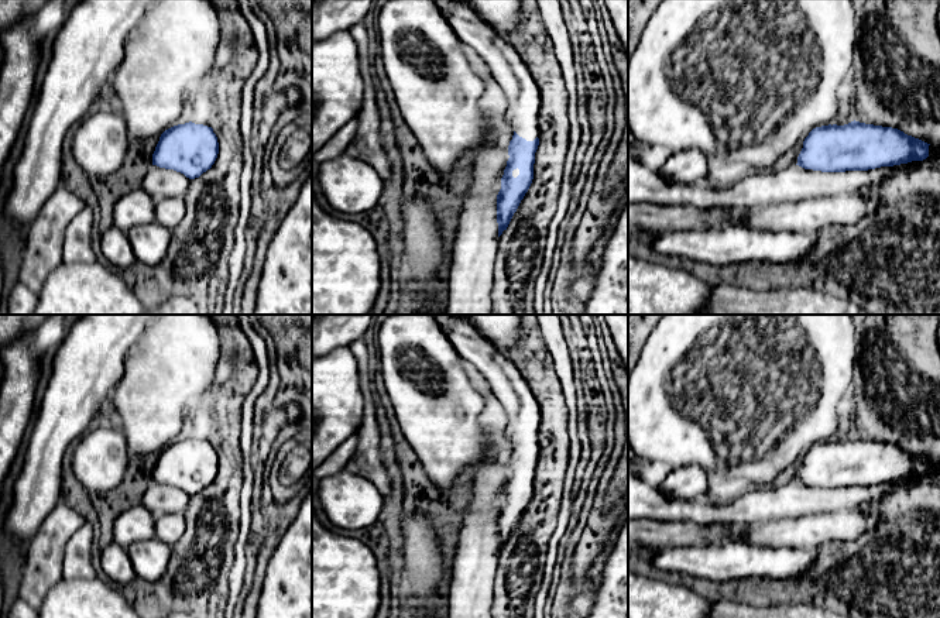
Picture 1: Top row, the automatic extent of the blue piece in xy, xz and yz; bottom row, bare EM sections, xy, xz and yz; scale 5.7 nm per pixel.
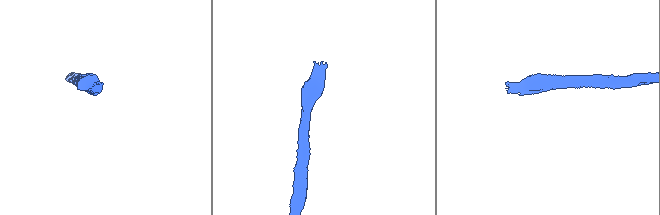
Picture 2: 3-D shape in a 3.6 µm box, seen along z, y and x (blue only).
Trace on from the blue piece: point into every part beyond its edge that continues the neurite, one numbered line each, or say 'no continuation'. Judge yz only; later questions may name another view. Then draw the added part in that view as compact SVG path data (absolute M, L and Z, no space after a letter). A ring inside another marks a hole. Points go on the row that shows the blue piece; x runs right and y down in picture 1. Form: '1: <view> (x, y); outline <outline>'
no continuation

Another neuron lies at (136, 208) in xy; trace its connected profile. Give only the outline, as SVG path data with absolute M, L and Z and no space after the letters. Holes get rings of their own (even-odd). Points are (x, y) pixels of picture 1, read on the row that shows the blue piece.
M143 188L124 193L113 206L113 224L124 233L154 219L155 202Z

